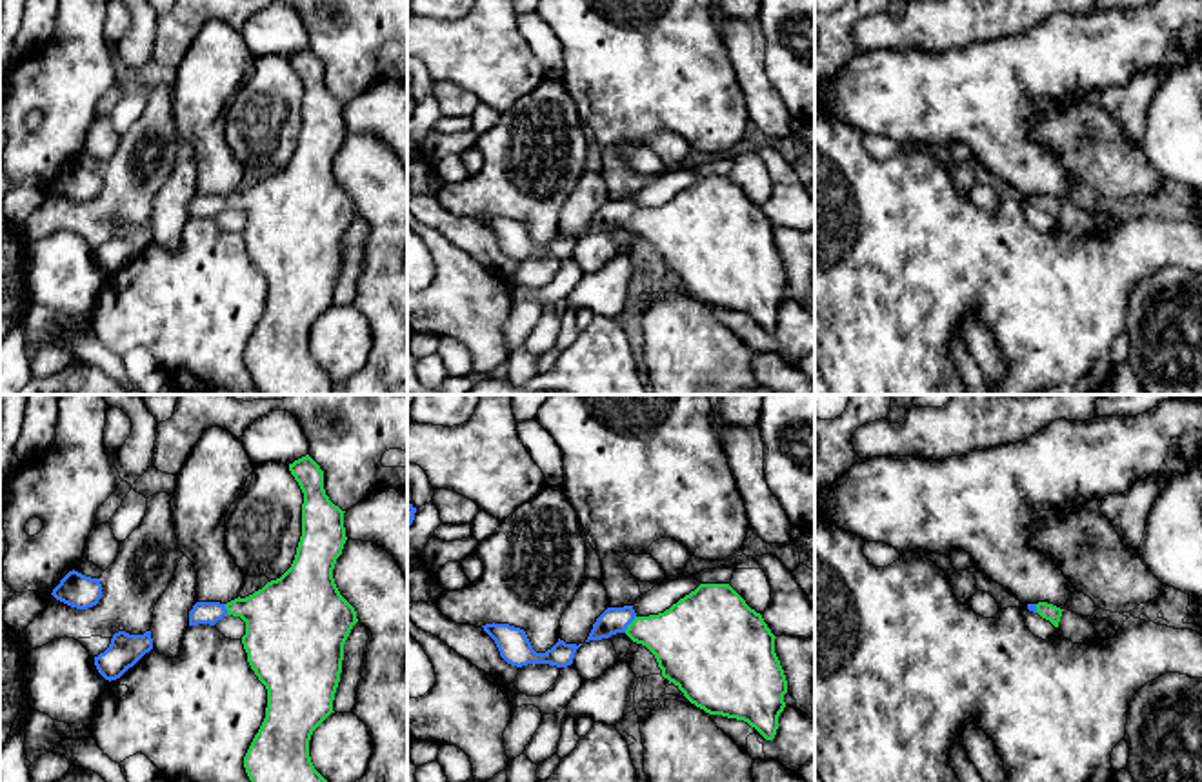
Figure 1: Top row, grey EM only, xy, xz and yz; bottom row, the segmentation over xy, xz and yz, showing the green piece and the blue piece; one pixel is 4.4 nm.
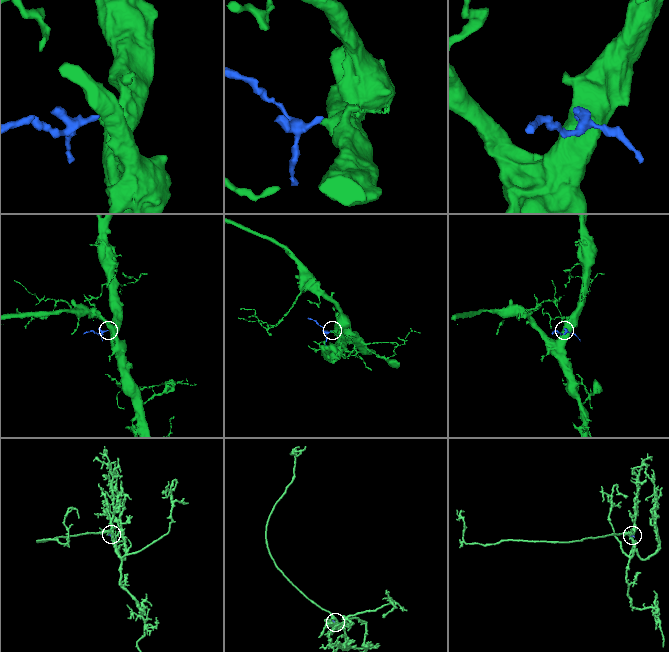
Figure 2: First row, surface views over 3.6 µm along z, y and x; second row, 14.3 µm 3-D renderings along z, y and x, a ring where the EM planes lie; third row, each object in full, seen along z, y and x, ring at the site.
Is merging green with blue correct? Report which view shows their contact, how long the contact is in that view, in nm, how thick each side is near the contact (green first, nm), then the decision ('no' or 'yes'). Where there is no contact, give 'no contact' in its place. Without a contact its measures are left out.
xz | 90 nm | 300/120 nm | yes

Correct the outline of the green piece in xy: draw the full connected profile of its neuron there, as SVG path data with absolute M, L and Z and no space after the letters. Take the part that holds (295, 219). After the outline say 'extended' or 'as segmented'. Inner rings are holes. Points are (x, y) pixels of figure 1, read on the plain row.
M309 49L289 56L304 85L302 129L291 160L245 191L227 196L196 195L189 218L215 218L225 207L245 215L242 229L247 255L267 282L265 311L255 327L244 360L258 395L333 395L335 382L315 362L309 349L313 324L331 307L340 275L344 236L358 215L355 200L340 187L333 162L347 133L344 105L324 82L324 64Z; extended

